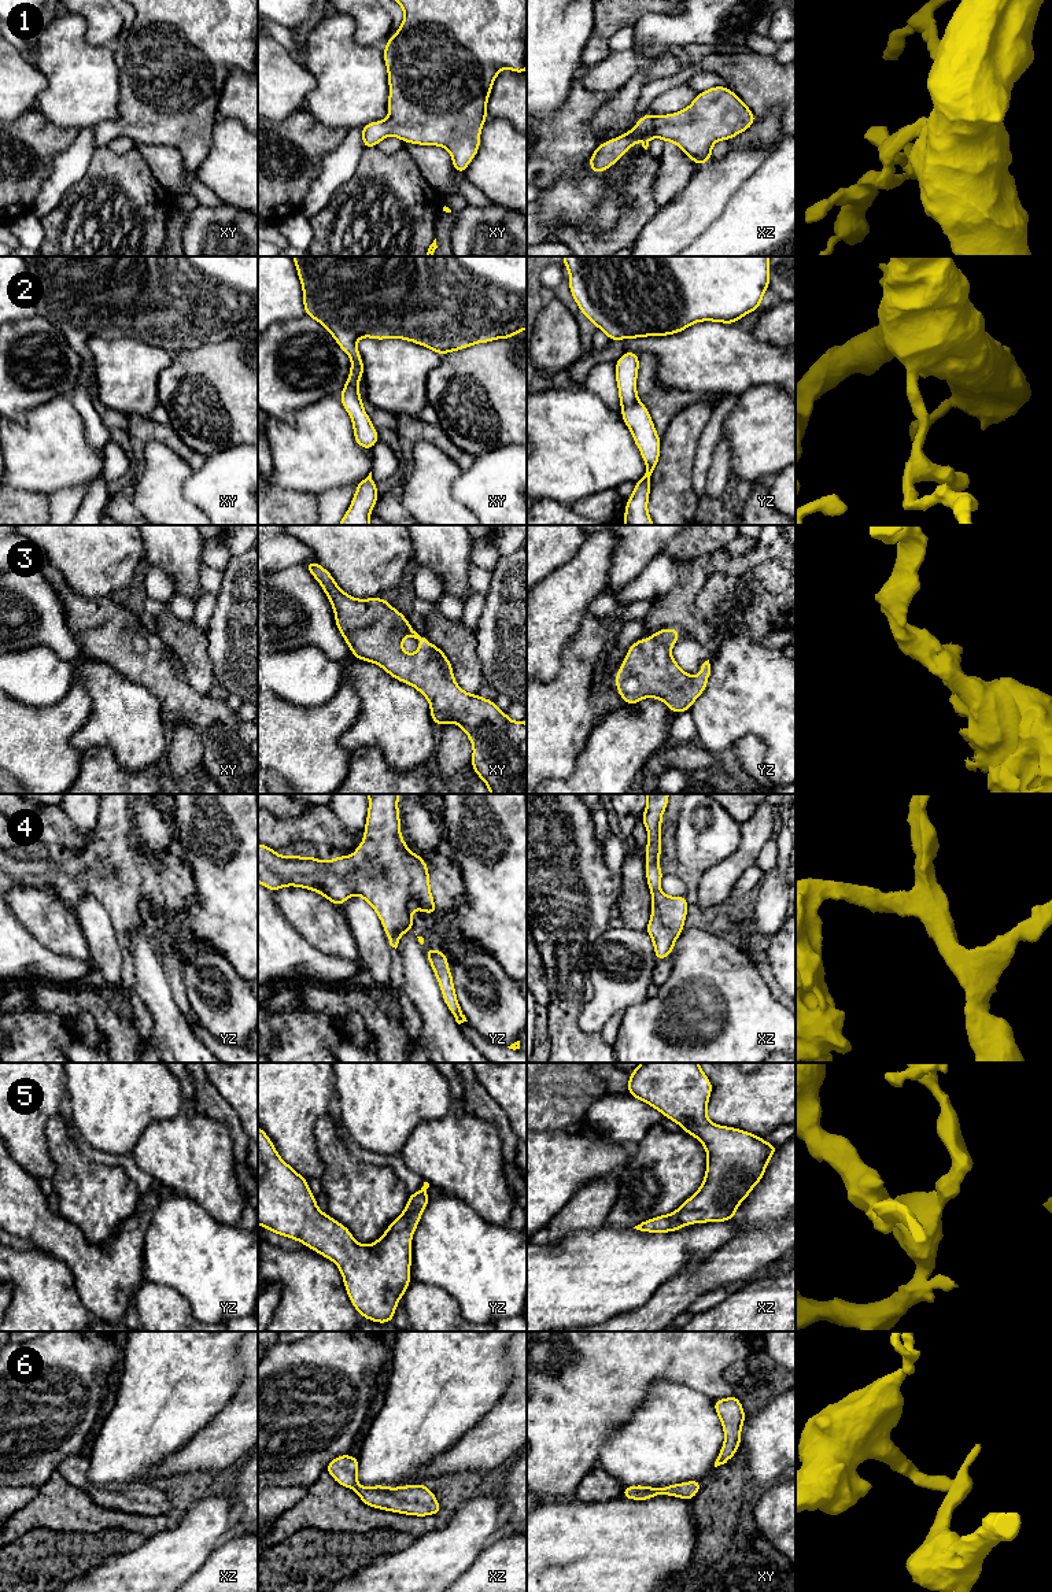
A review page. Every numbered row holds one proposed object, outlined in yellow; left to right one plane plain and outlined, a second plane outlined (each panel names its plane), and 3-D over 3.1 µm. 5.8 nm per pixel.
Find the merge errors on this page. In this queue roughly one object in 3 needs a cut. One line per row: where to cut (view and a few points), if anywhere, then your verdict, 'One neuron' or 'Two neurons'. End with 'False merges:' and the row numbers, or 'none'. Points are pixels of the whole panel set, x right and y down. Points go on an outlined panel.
1: No split. One neuron
2: No split. One neuron
3: No split. One neuron
4: No split. One neuron
5: No split. One neuron
6: No split. One neuron
False merges: none

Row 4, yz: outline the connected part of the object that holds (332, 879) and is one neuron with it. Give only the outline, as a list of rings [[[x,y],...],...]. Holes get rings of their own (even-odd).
[[[368,794],[368,799],[363,841],[350,857],[339,854],[331,861],[321,861],[313,856],[298,857],[292,853],[281,857],[274,849],[258,843],[258,882],[270,891],[285,886],[317,891],[336,906],[342,906],[350,895],[361,895],[376,910],[390,945],[396,949],[401,935],[414,931],[413,909],[428,915],[439,909],[431,894],[425,860],[410,852],[401,835],[399,794]]]

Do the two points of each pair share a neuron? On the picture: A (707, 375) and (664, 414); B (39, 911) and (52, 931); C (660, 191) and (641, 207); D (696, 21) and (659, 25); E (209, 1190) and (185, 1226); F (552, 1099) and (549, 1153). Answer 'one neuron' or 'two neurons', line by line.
A: two neurons
B: one neuron
C: two neurons
D: one neuron
E: two neurons
F: two neurons

